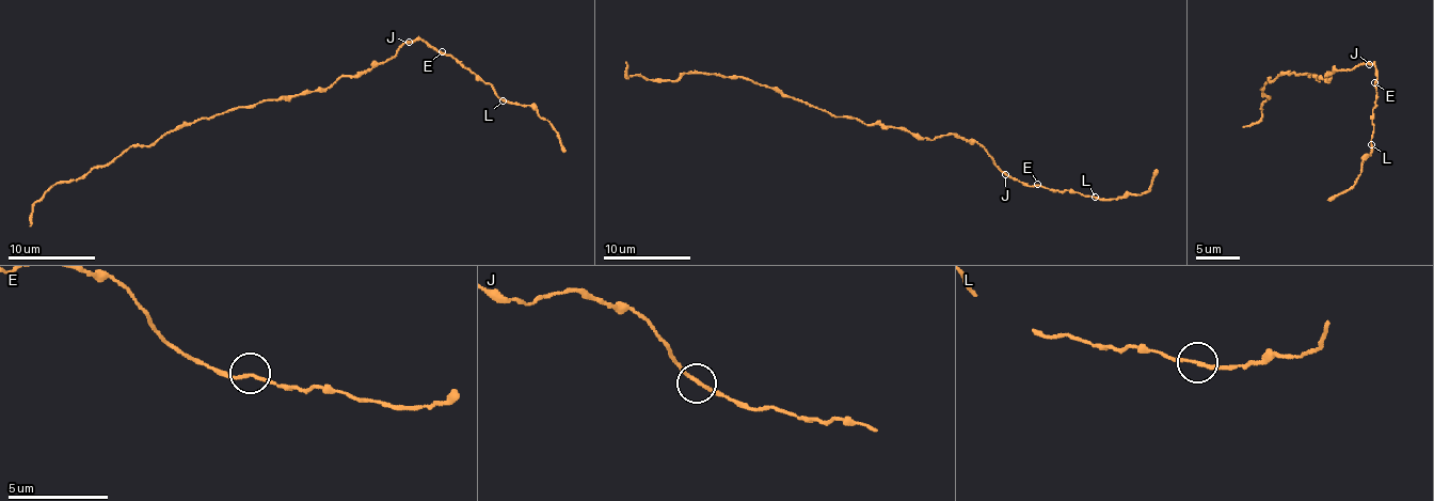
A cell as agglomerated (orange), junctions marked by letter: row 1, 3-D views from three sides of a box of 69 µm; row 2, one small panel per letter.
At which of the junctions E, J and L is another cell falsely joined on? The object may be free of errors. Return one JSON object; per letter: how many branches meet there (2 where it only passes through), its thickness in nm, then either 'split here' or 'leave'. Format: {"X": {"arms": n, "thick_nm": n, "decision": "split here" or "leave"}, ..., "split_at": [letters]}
{"E": {"arms": 2, "thick_nm": 160, "decision": "leave"}, "J": {"arms": 2, "thick_nm": 170, "decision": "leave"}, "L": {"arms": 2, "thick_nm": 170, "decision": "split here"}, "split_at": ["L"]}

